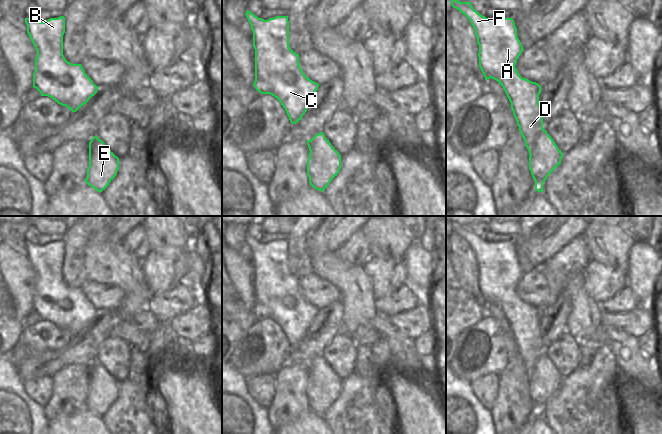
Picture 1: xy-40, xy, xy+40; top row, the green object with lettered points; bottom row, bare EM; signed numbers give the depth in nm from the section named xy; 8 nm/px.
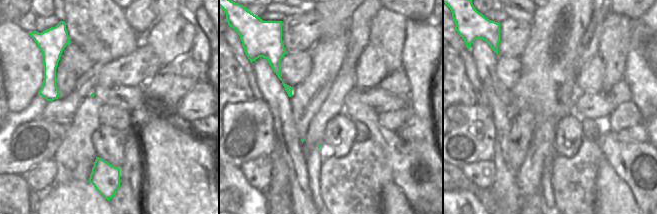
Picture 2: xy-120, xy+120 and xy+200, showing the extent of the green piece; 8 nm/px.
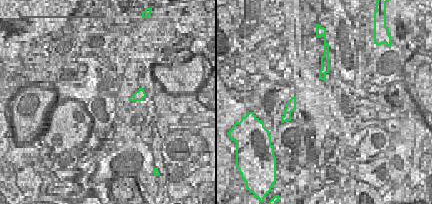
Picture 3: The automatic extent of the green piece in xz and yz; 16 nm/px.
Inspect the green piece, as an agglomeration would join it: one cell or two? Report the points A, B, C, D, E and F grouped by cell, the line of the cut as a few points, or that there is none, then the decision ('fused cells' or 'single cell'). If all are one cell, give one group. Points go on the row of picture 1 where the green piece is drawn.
groups A B C D F / E; cut xy+40 (545, 130), (539, 135), (535, 143), (535, 149), (529, 154); fused cells

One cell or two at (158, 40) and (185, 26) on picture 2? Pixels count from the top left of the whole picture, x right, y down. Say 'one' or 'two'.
one

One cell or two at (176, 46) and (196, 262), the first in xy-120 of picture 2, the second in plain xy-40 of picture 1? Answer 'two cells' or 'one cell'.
two cells

